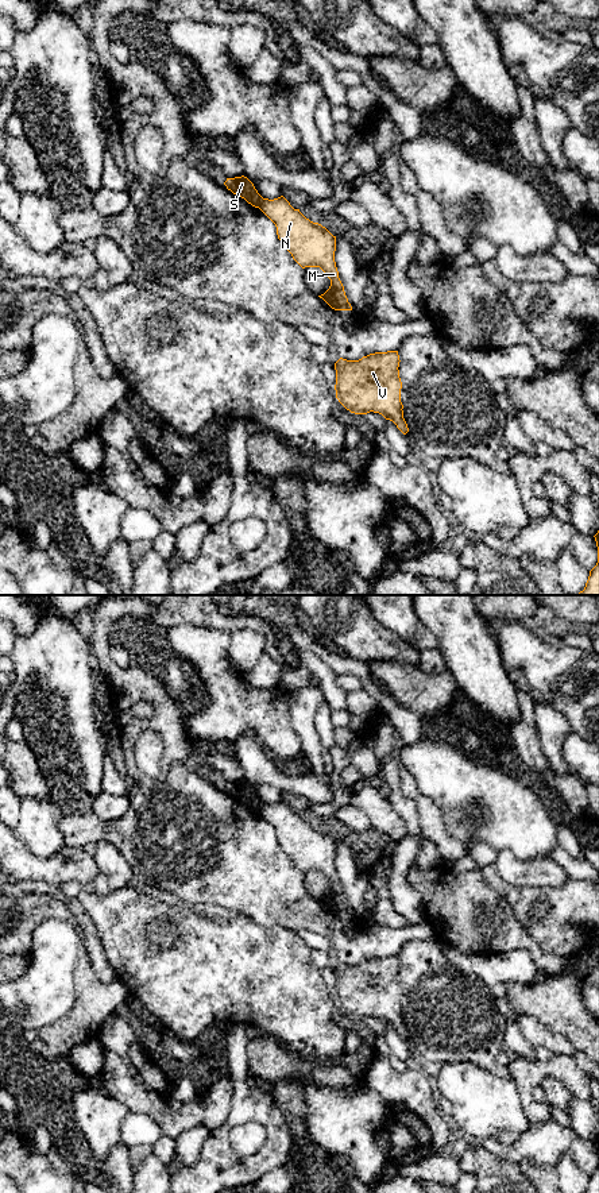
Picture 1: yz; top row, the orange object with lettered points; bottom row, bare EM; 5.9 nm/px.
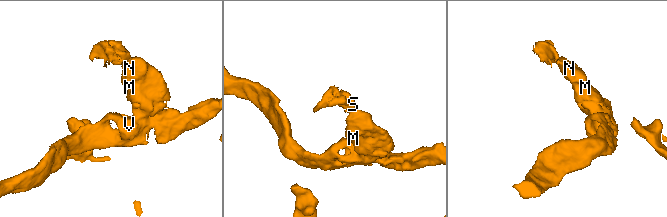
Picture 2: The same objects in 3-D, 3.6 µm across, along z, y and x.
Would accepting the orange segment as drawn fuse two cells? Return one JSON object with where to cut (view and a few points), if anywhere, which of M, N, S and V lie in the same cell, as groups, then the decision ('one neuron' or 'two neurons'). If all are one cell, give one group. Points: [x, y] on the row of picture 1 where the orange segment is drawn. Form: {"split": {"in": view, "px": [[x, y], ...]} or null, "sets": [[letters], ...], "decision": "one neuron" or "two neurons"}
{"split": {"in": "yz", "px": [[262, 197], [258, 207]]}, "sets": [["M", "N", "V"], ["S"]], "decision": "two neurons"}

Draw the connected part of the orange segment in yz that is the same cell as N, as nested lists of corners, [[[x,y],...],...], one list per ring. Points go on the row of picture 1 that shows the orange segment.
[[[283,196],[274,200],[262,197],[259,201],[259,209],[275,224],[278,239],[302,269],[320,267],[328,275],[331,286],[318,297],[335,310],[352,310],[335,262],[336,236],[321,224],[306,219],[300,209],[294,209]]]

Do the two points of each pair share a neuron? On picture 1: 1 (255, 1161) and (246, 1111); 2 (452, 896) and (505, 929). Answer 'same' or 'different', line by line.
1: same
2: same

